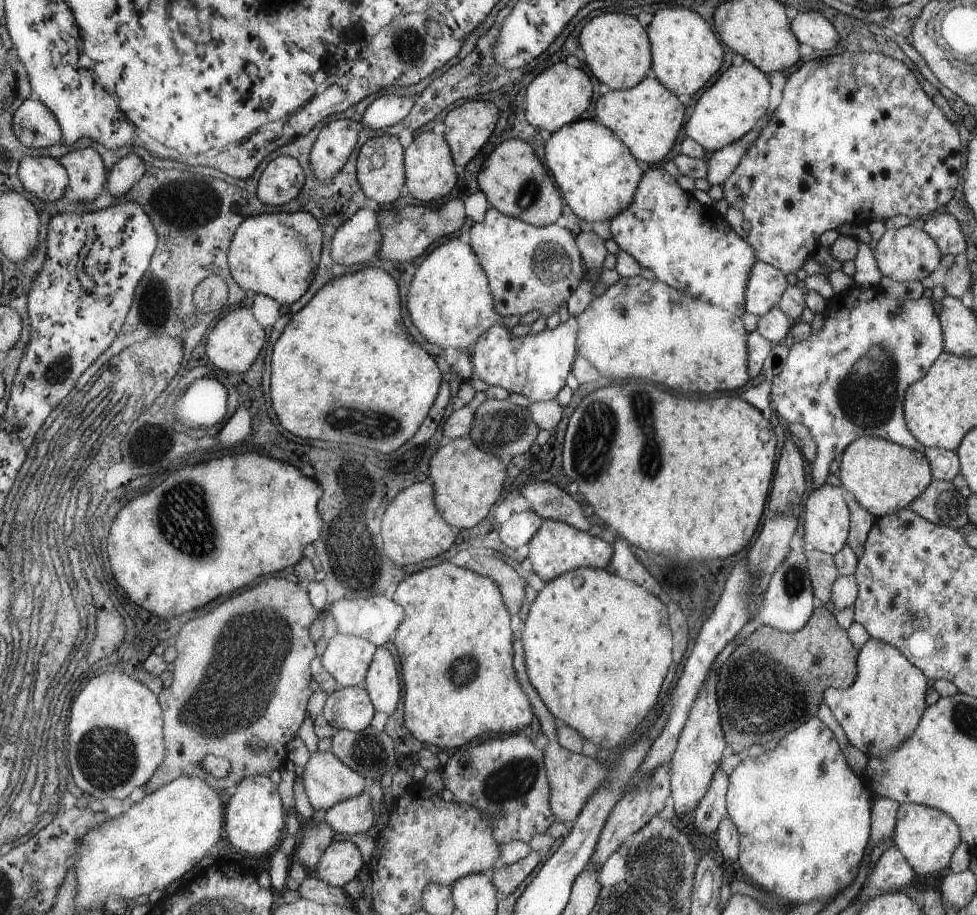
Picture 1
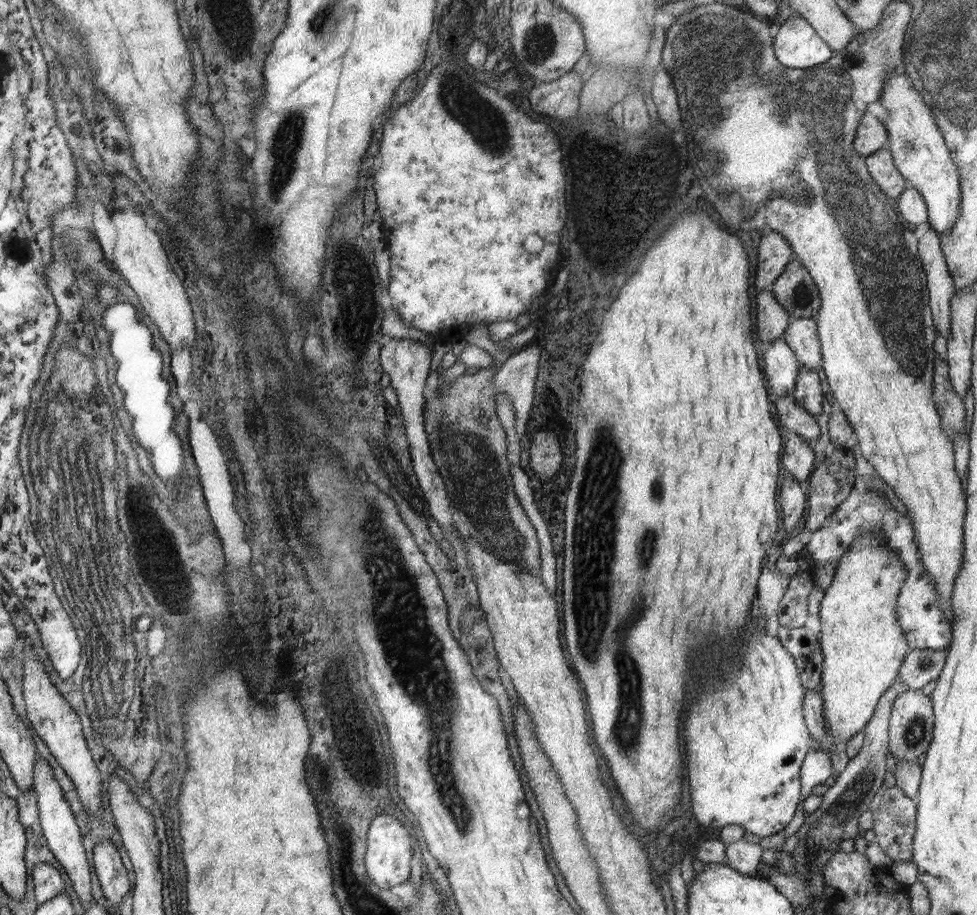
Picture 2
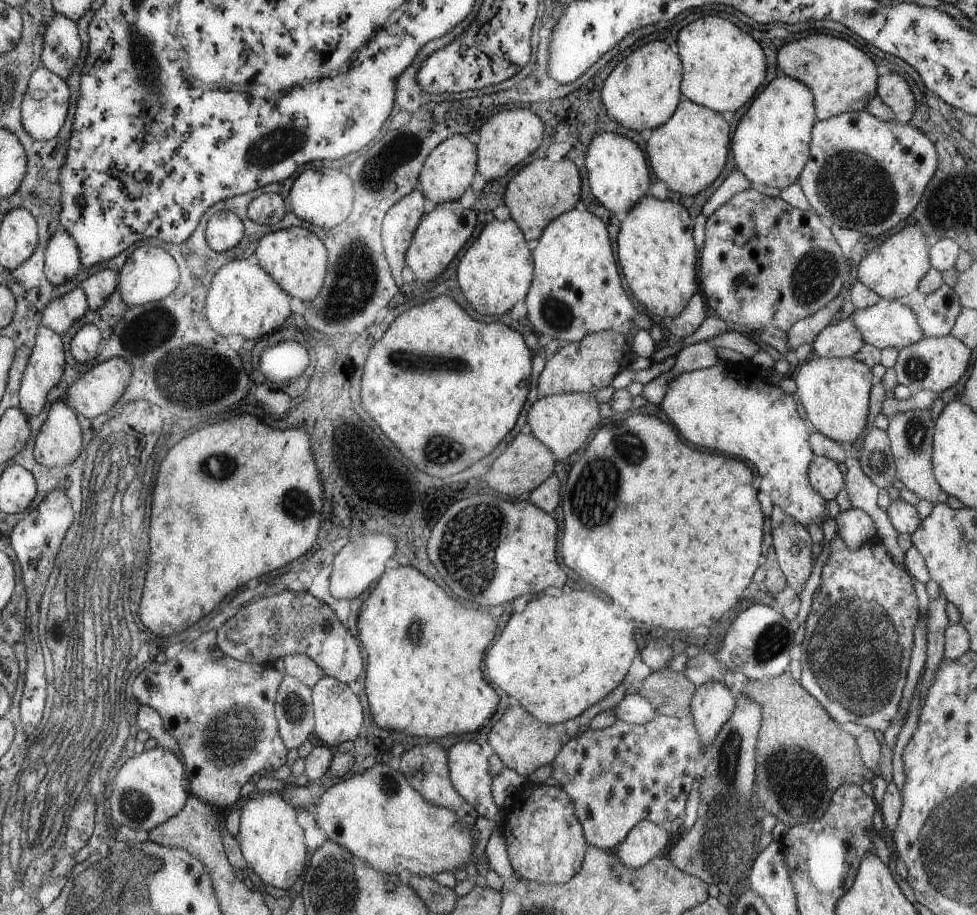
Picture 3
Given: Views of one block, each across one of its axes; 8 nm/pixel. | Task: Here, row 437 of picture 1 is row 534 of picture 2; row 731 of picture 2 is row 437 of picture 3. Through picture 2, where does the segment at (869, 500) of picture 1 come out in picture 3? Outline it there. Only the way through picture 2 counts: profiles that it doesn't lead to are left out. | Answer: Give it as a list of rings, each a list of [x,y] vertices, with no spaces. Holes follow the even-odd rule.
[[[811,356],[793,371],[796,396],[816,431],[840,444],[854,444],[868,425],[872,374],[869,365],[854,357]]]

